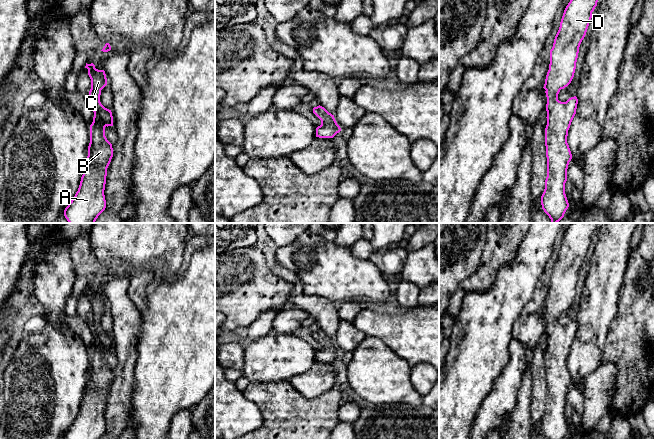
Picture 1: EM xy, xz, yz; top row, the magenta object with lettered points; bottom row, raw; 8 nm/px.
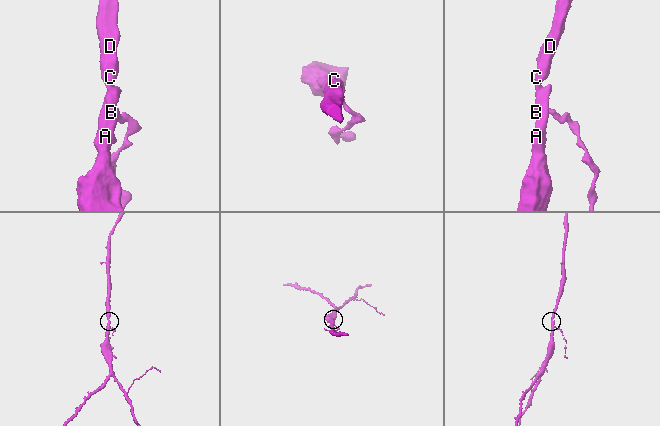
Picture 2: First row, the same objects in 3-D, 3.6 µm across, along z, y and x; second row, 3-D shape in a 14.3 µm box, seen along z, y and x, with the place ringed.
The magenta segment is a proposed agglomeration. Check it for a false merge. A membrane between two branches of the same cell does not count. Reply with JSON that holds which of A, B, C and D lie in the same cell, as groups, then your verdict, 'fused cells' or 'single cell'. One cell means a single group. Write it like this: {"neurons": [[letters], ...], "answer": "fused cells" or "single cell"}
{"neurons": [["A", "B", "C", "D"]], "answer": "single cell"}

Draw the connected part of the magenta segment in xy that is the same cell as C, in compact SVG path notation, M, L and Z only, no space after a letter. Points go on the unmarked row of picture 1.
M87 288L91 303L89 327L94 336L90 349L90 367L86 389L75 420L64 434L64 439L100 439L106 432L104 419L107 392L113 381L112 368L105 360L105 351L113 350L111 334L100 326L101 314L107 309L104 294Z

